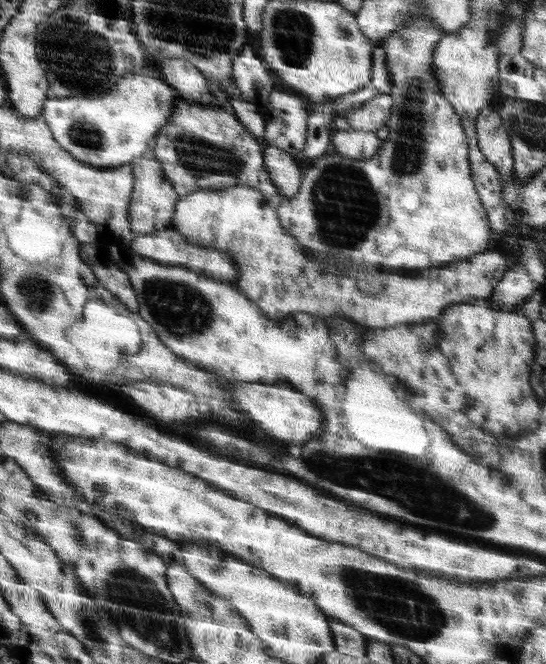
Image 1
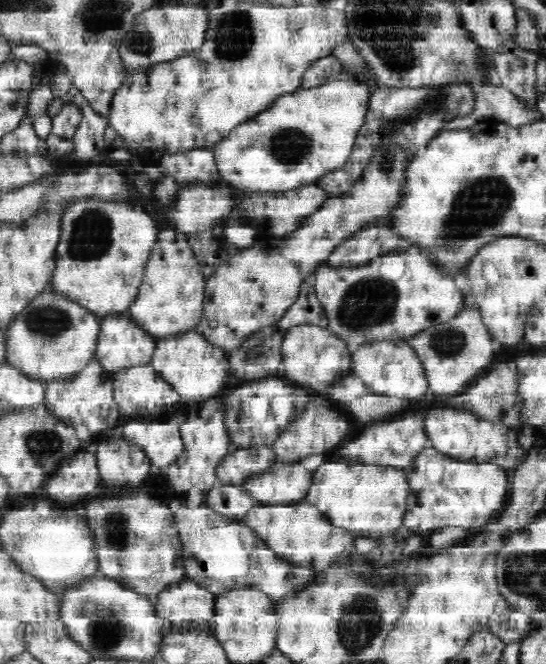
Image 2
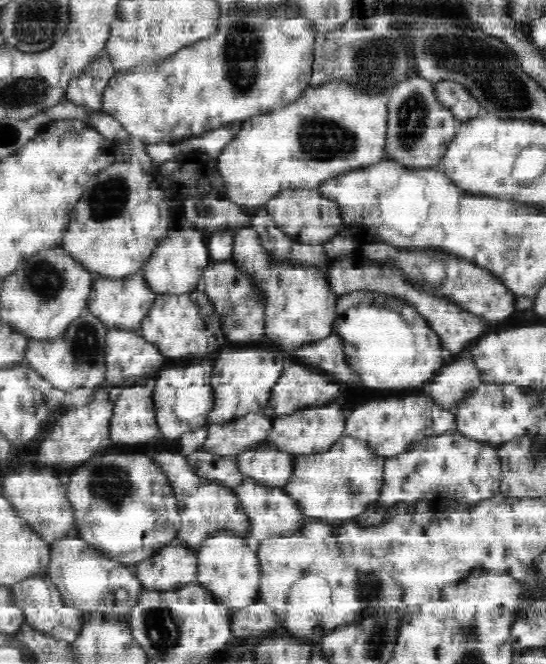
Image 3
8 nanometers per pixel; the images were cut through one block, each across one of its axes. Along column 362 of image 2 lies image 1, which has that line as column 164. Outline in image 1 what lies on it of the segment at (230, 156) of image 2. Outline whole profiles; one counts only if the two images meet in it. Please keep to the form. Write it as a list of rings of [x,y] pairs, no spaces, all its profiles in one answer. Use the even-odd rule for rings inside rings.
[[[146,72],[125,74],[113,89],[97,97],[52,97],[47,100],[43,117],[52,129],[53,137],[72,157],[96,168],[110,169],[112,167],[132,164],[152,150],[158,132],[169,122],[174,105],[183,98],[166,84],[164,80],[150,77]]]

